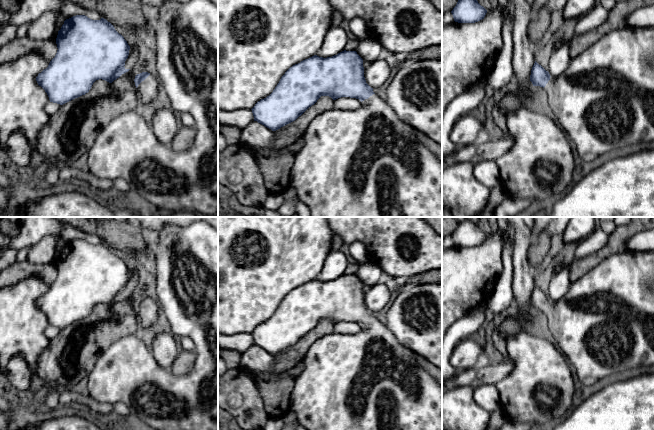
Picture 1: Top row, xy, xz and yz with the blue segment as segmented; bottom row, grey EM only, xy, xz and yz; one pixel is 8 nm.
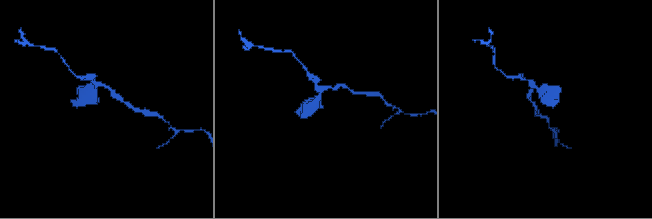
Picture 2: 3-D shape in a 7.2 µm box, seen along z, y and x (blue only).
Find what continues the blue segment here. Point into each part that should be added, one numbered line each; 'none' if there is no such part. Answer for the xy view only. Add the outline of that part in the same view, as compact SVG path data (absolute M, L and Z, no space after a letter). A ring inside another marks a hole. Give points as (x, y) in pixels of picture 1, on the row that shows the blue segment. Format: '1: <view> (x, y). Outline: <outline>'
1: xy (148, 89). Outline: M150 73L150 75L138 85L135 92L140 95L144 105L149 104L156 99L160 83L159 78Z

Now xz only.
1: xz (364, 163). Outline: M373 94L361 103L361 107L354 111L331 109L315 117L302 136L302 139L304 140L303 147L292 156L291 161L289 162L287 172L290 175L290 188L296 190L300 201L308 207L310 217L442 217L442 163L438 160L437 156L418 139L414 128L398 118L393 108L386 103L385 99L382 99L377 94Z

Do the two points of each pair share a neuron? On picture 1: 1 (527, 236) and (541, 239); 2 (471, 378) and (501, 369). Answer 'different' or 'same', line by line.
1: different
2: same

